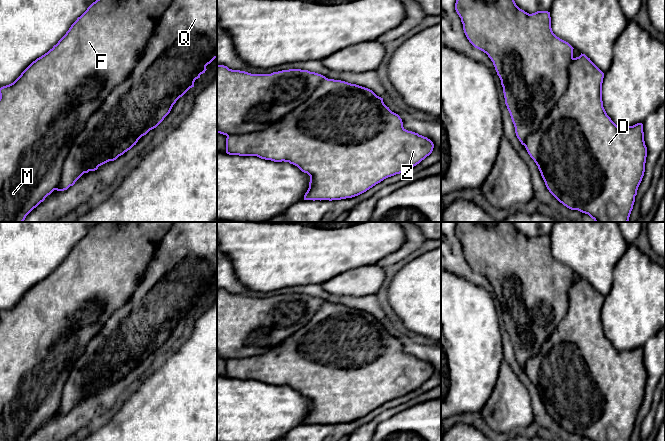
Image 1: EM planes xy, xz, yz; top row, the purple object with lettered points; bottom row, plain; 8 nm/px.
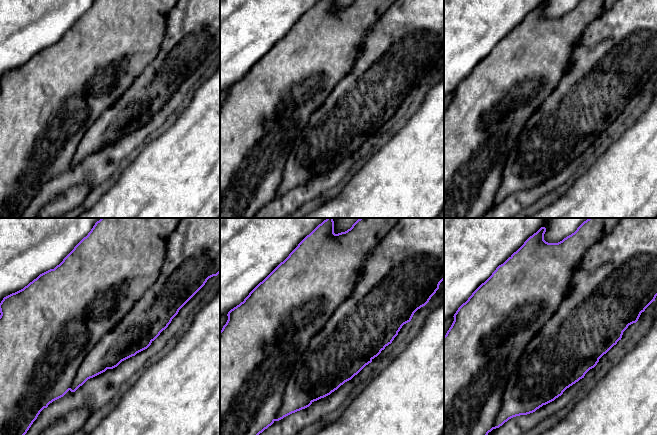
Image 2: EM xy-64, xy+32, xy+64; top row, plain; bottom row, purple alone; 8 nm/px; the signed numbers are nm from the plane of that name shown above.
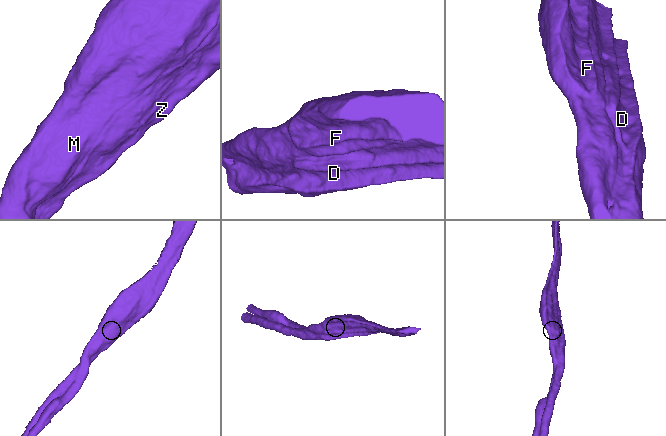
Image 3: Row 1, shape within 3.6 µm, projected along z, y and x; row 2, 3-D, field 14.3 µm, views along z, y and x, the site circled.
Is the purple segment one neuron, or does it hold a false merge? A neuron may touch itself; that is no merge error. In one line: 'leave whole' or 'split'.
split

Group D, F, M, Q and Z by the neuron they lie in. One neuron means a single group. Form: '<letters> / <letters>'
D Q Z / F M

